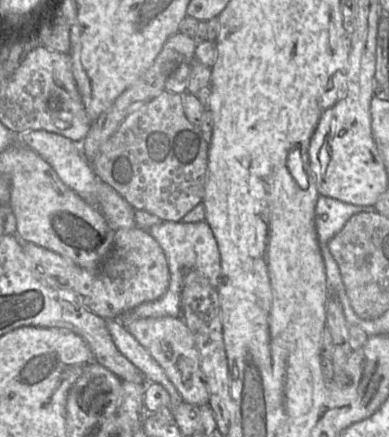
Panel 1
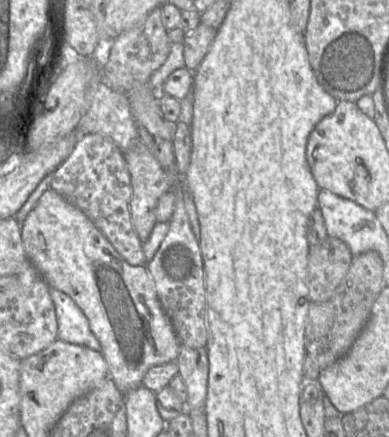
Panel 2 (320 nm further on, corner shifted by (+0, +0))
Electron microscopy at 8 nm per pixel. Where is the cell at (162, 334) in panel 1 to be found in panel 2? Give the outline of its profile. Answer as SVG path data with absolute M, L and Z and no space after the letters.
M49 188L46 190L35 207L28 213L26 219L21 225L21 238L25 253L28 260L35 266L39 273L48 283L49 287L58 289L70 296L75 303L80 307L88 319L90 329L101 345L101 354L103 355L107 367L108 378L111 378L117 389L124 395L141 384L145 373L153 366L161 365L177 360L181 342L172 326L172 323L161 306L158 299L152 278L146 268L146 265L133 266L130 265L113 247L104 234L93 224L93 222L81 211L78 207L67 201L56 191Z

